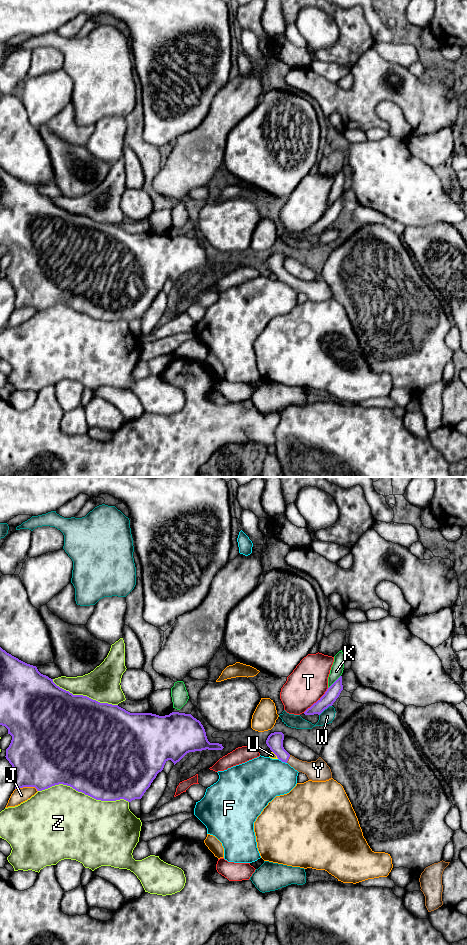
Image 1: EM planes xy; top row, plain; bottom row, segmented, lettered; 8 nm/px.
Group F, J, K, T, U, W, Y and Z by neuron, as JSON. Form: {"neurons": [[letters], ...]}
{"neurons": [["F"], ["J"], ["K"], ["T"], ["U"], ["W"], ["Y"], ["Z"]]}

